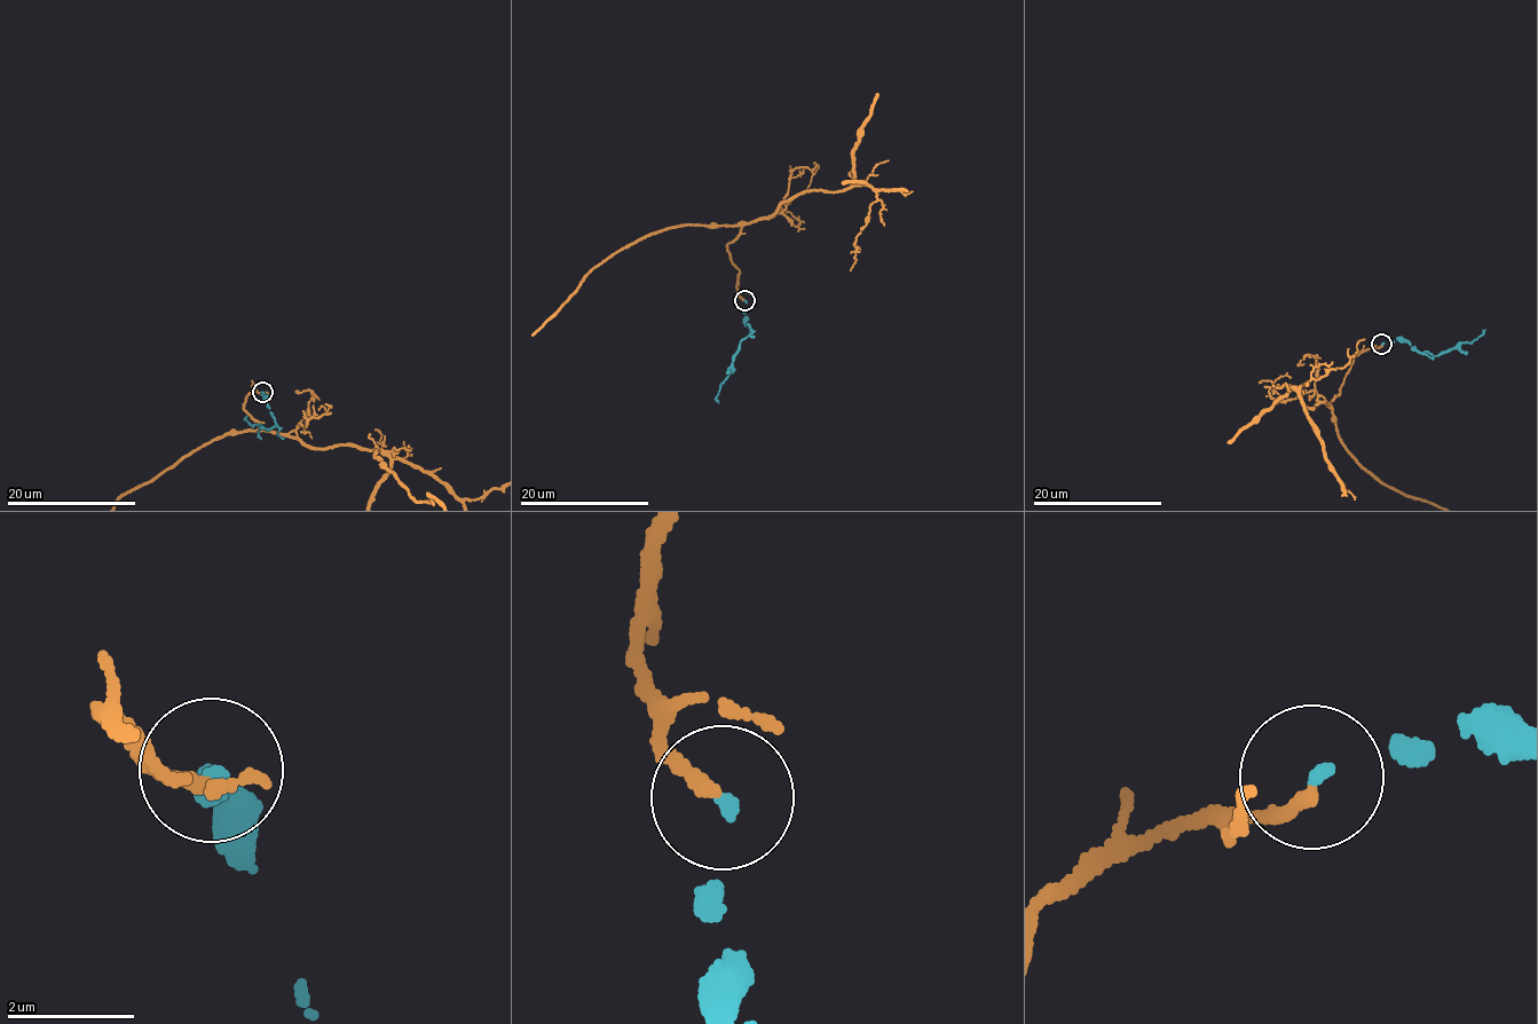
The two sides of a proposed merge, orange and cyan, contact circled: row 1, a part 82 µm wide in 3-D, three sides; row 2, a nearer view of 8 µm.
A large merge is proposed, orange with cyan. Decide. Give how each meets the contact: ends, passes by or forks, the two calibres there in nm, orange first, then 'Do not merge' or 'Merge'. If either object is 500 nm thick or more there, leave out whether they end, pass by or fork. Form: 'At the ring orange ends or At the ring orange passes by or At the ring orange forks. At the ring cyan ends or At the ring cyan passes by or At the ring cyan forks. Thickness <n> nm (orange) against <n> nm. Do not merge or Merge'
At the ring orange ends. At the ring cyan ends. Thickness 220 nm (orange) against 140 nm. Merge

